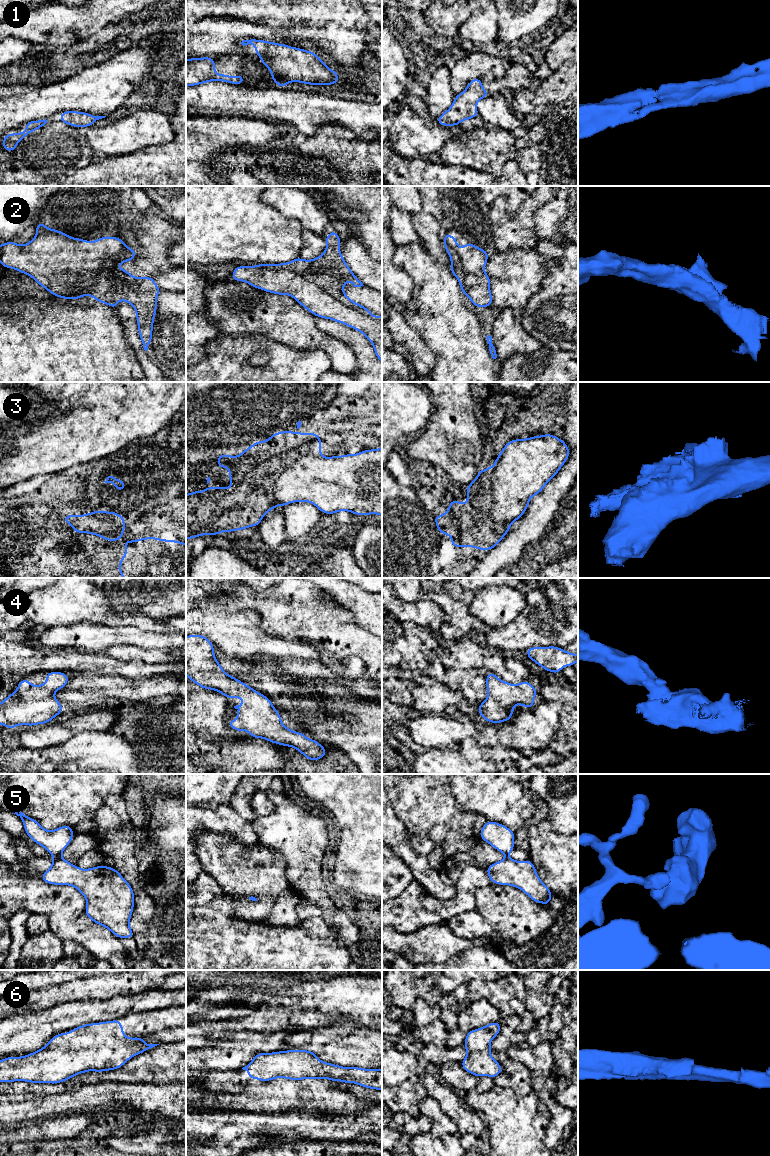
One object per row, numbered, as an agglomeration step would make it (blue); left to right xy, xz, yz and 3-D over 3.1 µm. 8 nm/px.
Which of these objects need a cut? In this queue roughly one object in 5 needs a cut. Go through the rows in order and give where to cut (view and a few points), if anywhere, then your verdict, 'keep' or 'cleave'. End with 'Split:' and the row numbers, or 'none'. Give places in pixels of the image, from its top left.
1: no cut | keep
2: no cut | keep
3: no cut | keep
4: no cut | keep
5: xy (60, 855), (54, 857) | cleave
6: no cut | keep
Split: 5

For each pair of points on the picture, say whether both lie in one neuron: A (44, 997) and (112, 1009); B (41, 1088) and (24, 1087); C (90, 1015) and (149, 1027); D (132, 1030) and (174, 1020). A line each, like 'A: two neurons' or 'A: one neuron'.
A: two neurons
B: one neuron
C: two neurons
D: one neuron

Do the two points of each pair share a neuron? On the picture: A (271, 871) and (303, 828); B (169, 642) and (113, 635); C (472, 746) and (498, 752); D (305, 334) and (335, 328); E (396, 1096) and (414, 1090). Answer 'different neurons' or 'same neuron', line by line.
A: different neurons
B: same neuron
C: same neuron
D: different neurons
E: same neuron

